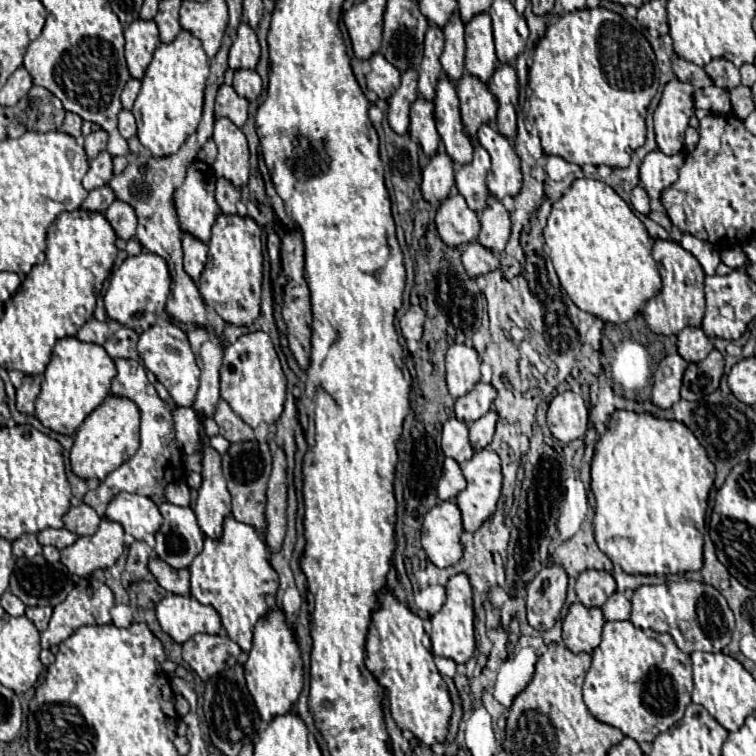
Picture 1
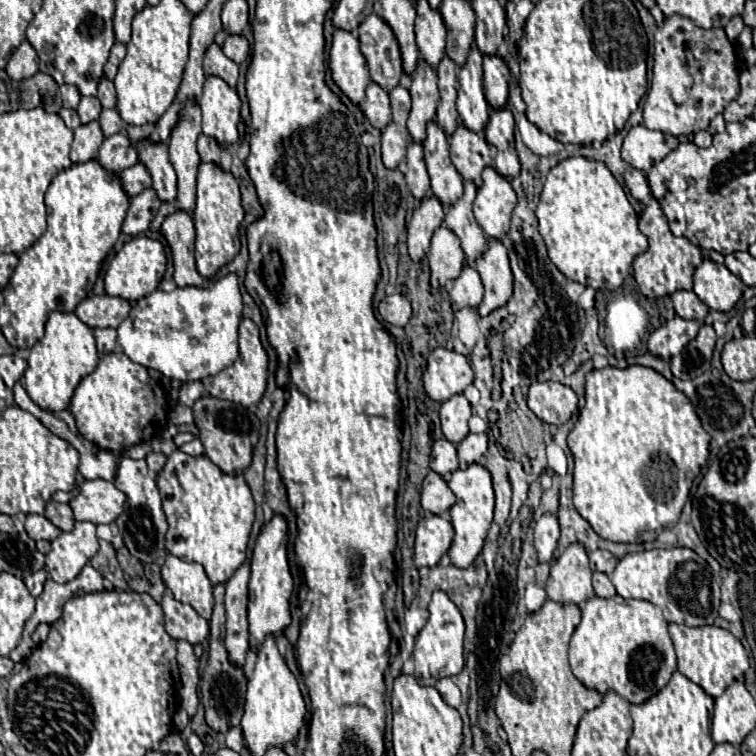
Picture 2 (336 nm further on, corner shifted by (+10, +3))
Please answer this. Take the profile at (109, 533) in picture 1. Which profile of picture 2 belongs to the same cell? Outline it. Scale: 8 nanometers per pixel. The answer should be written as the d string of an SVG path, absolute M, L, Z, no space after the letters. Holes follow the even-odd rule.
M76 523L70 533L60 533L52 541L52 551L46 555L46 571L50 571L50 577L56 583L68 583L72 581L80 569L96 555L98 551L98 537L96 537L96 525L94 523Z

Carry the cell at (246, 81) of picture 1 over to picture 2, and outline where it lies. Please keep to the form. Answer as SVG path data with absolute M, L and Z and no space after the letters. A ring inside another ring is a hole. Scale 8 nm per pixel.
M228 35L222 49L234 63L242 63L248 57L248 51L250 51L248 41L242 35Z

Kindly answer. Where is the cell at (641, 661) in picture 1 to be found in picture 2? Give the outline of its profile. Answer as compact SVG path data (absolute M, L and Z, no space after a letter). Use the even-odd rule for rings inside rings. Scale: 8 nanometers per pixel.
M620 595L610 599L590 597L582 607L582 619L570 639L570 667L586 687L600 693L614 689L628 703L644 703L676 671L676 653L662 609L644 599L624 599Z

